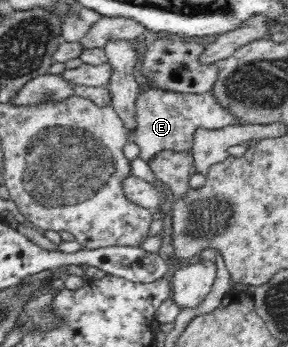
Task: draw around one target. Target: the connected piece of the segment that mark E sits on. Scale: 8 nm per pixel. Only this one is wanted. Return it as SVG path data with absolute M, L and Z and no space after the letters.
M150 87L148 90L138 94L135 104L135 120L137 125L133 129L127 129L127 141L135 144L139 148L139 158L149 162L155 155L166 150L175 152L192 152L193 133L195 129L203 127L205 129L221 129L225 125L237 125L239 120L233 118L233 114L225 108L221 108L219 102L211 92L202 94L184 94L174 91L162 90L159 87Z

